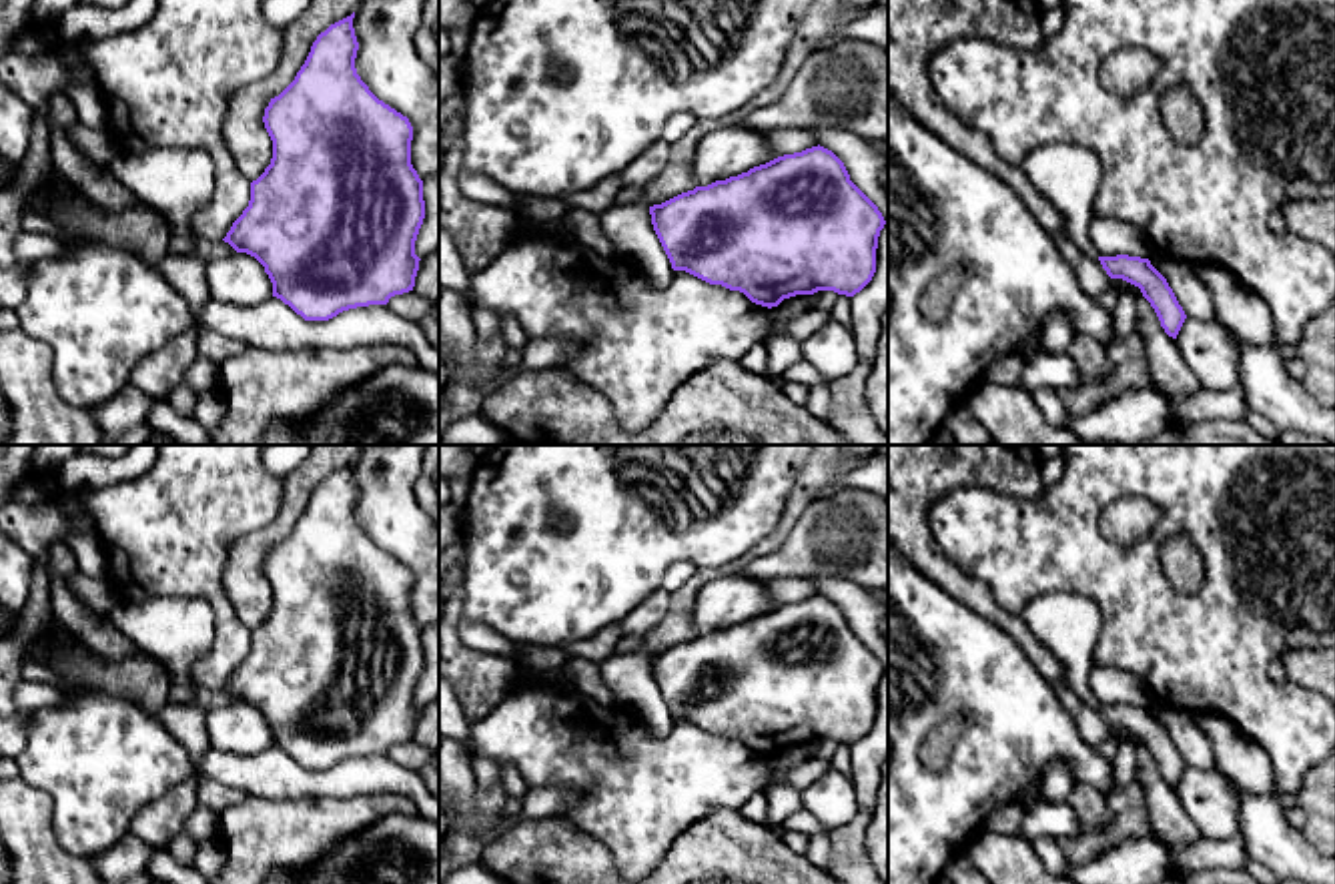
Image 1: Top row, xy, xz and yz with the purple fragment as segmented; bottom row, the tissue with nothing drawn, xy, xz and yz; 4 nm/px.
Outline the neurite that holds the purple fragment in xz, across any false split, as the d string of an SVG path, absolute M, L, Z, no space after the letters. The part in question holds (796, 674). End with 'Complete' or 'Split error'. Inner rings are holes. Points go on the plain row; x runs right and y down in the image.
M824 595L778 605L748 621L696 635L649 655L653 680L674 720L686 720L710 734L744 742L752 752L778 756L796 744L834 740L854 746L876 722L878 686L886 670L878 655L850 629L844 611Z. Complete

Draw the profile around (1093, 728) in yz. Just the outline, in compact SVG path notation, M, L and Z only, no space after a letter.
M1052 684L1052 692L1058 698L1060 706L1070 714L1080 738L1088 746L1100 746L1110 738L1110 726L1102 718L1098 706L1088 706L1076 694L1072 694L1066 686Z

